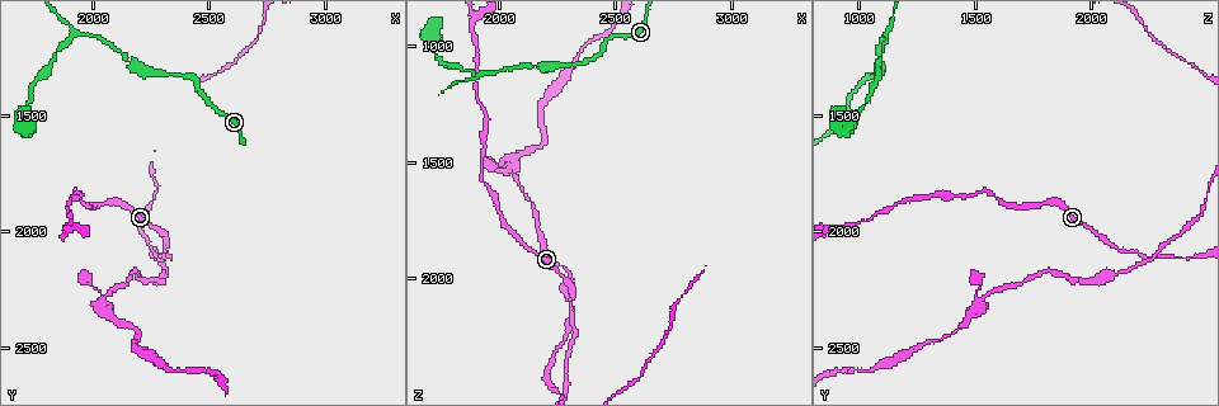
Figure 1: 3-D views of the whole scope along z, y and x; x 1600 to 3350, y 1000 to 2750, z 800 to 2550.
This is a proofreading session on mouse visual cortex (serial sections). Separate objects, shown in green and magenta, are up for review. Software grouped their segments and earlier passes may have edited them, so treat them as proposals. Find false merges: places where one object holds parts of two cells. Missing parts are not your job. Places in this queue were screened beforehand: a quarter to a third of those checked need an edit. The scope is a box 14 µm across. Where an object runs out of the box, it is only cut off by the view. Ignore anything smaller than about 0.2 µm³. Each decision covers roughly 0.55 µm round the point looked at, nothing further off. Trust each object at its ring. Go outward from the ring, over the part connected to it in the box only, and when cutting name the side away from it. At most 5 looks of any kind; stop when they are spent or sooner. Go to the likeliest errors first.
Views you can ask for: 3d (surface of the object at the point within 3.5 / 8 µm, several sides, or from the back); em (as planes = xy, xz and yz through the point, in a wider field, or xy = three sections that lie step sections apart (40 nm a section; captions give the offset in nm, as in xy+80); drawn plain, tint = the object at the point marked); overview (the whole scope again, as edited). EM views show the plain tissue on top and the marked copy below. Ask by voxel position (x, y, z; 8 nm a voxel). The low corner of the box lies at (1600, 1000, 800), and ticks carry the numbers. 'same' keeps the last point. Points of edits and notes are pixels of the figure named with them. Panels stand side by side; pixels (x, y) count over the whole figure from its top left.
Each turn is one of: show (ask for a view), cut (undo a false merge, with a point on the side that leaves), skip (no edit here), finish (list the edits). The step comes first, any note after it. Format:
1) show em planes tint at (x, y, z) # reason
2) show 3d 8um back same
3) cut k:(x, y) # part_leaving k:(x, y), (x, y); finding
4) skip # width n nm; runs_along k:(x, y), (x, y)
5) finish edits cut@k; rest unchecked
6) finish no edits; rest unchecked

show 3d 3.5um at (2310, 2110, 2270)

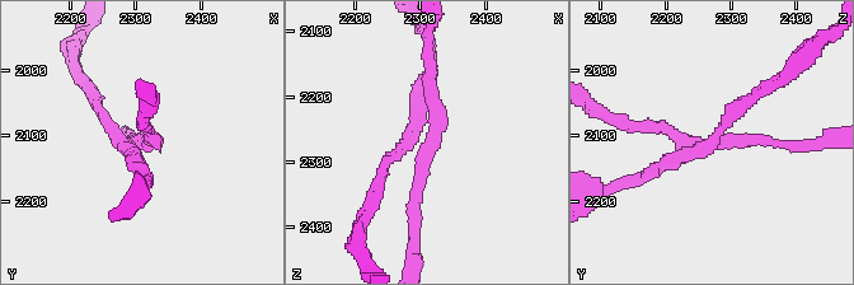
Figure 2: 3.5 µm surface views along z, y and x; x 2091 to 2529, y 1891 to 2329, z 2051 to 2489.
show em xy step 2 tint at (2315, 2110, 2265) # shape alone is not enough

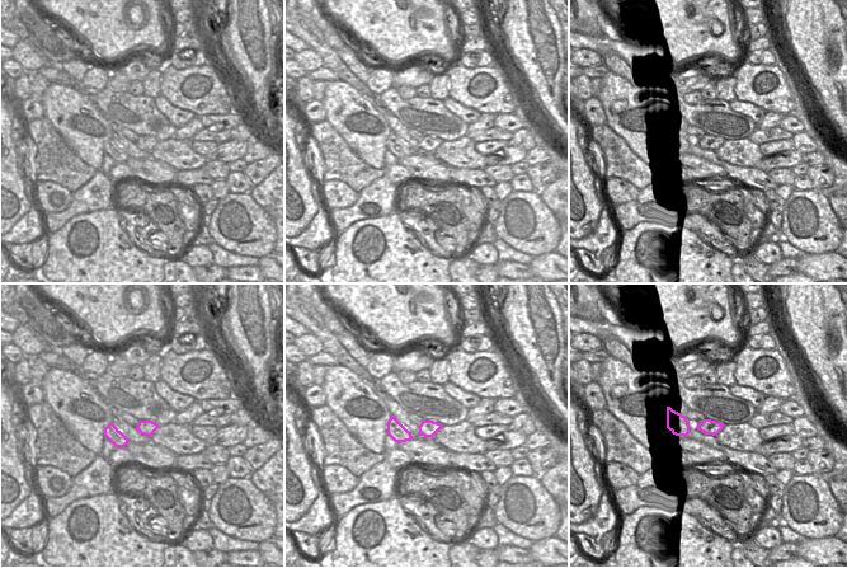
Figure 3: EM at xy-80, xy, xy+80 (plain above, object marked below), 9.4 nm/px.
skip # arms 4; runs_along 2:(632, 125), (709, 144), (648, 172); all the same cell

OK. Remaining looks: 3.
show 3d 3.5um at (1920, 1160, 1120)

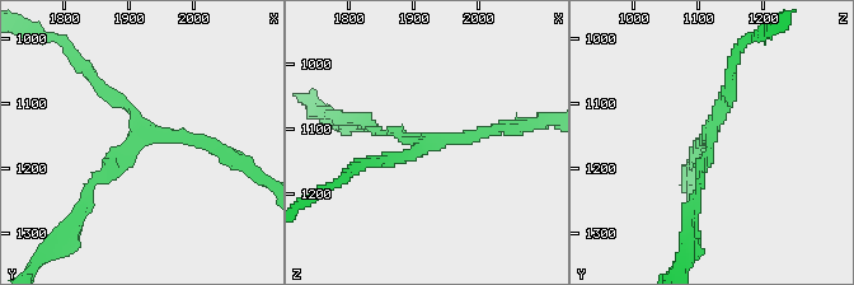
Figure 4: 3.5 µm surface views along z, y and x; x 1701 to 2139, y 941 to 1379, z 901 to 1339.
show em xy step 3 tint at (1925, 1145, 1115) # arms 3; arm_widths 100, 150, 150 nm

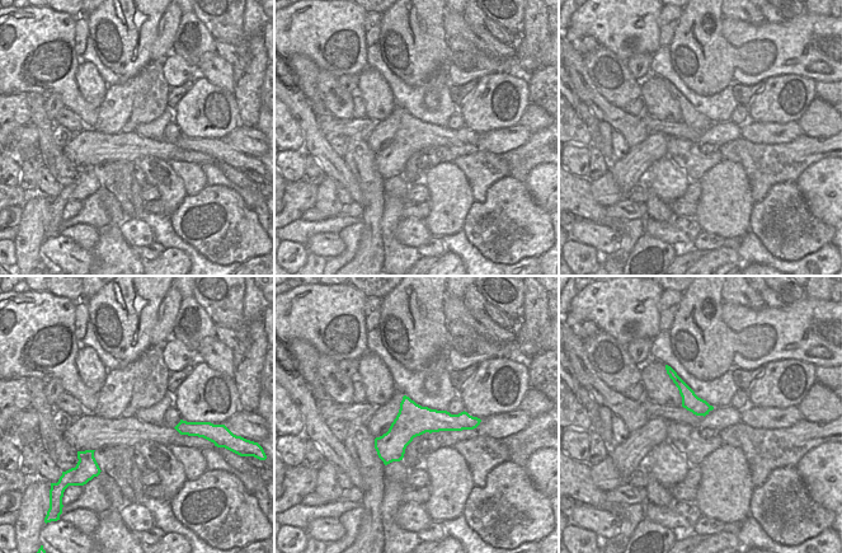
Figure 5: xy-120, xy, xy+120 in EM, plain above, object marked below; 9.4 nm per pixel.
show em xy step 2 tint same

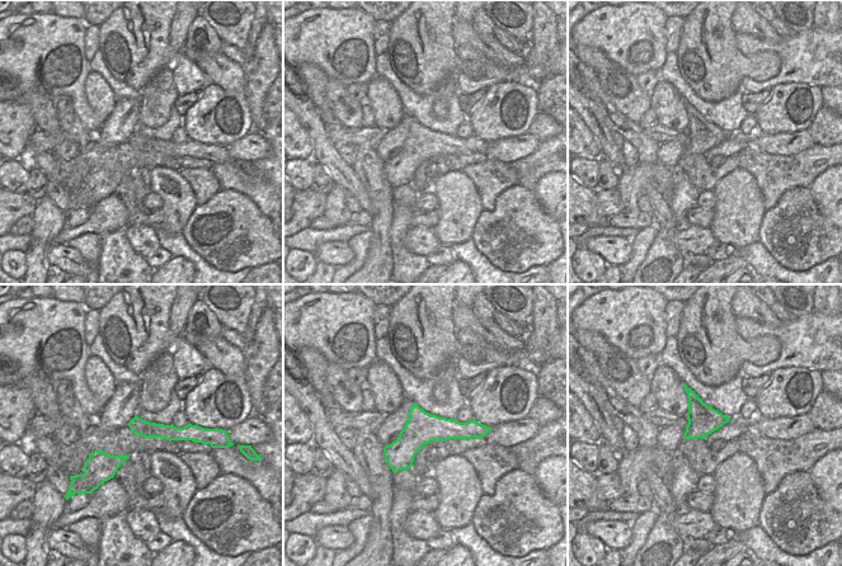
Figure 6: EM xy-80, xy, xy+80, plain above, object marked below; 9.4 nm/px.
skip # runs_along 4:(225, 153), (142, 134), (88, 192); one cell here

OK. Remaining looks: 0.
finish no edits; rest unchecked

